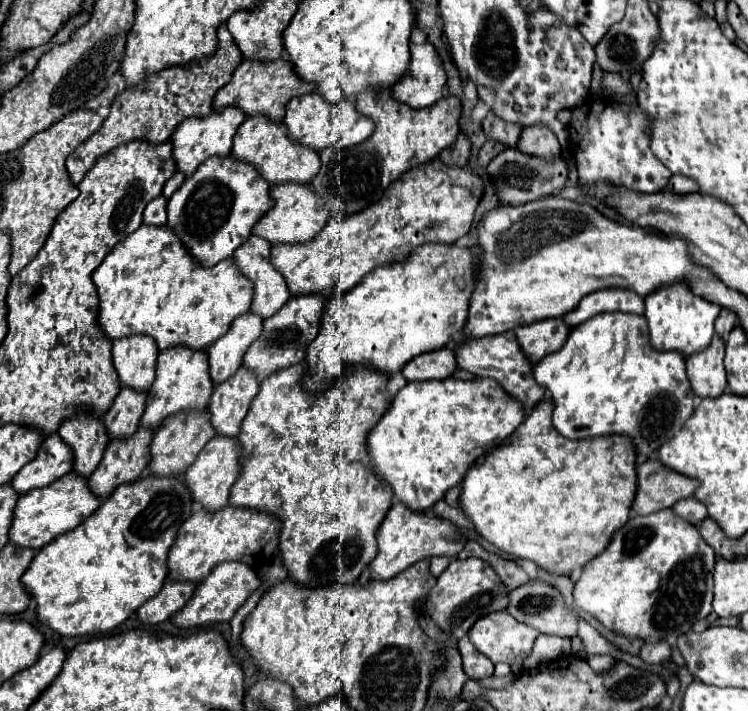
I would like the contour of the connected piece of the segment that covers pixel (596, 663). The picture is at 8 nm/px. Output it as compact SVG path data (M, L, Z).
M592 655L592 657L586 657L588 665L594 669L594 671L608 671L610 665L614 665L616 661L608 655Z

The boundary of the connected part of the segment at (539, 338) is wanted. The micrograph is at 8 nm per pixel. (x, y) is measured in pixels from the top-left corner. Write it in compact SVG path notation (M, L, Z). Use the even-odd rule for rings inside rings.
M558 317L558 319L542 319L538 323L522 325L514 329L514 333L528 359L532 363L538 363L542 357L558 351L564 345L570 327L564 323L564 317Z

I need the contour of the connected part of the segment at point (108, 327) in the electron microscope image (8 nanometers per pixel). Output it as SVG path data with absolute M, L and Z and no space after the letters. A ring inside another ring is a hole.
M146 225L132 235L128 235L124 241L120 241L100 263L100 267L94 271L92 279L98 289L100 297L100 315L98 323L102 331L110 339L120 339L136 333L146 333L154 337L160 349L168 349L174 345L188 345L192 349L206 349L216 339L228 331L230 323L238 317L250 311L254 285L248 277L244 277L238 267L232 263L234 259L222 259L214 267L202 267L182 245L178 235L168 225Z

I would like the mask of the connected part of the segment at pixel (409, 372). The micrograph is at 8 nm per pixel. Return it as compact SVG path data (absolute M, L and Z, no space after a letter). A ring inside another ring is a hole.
M442 347L438 351L422 353L406 367L402 367L402 375L406 381L428 381L428 379L446 379L454 373L456 361L454 361L454 349Z

